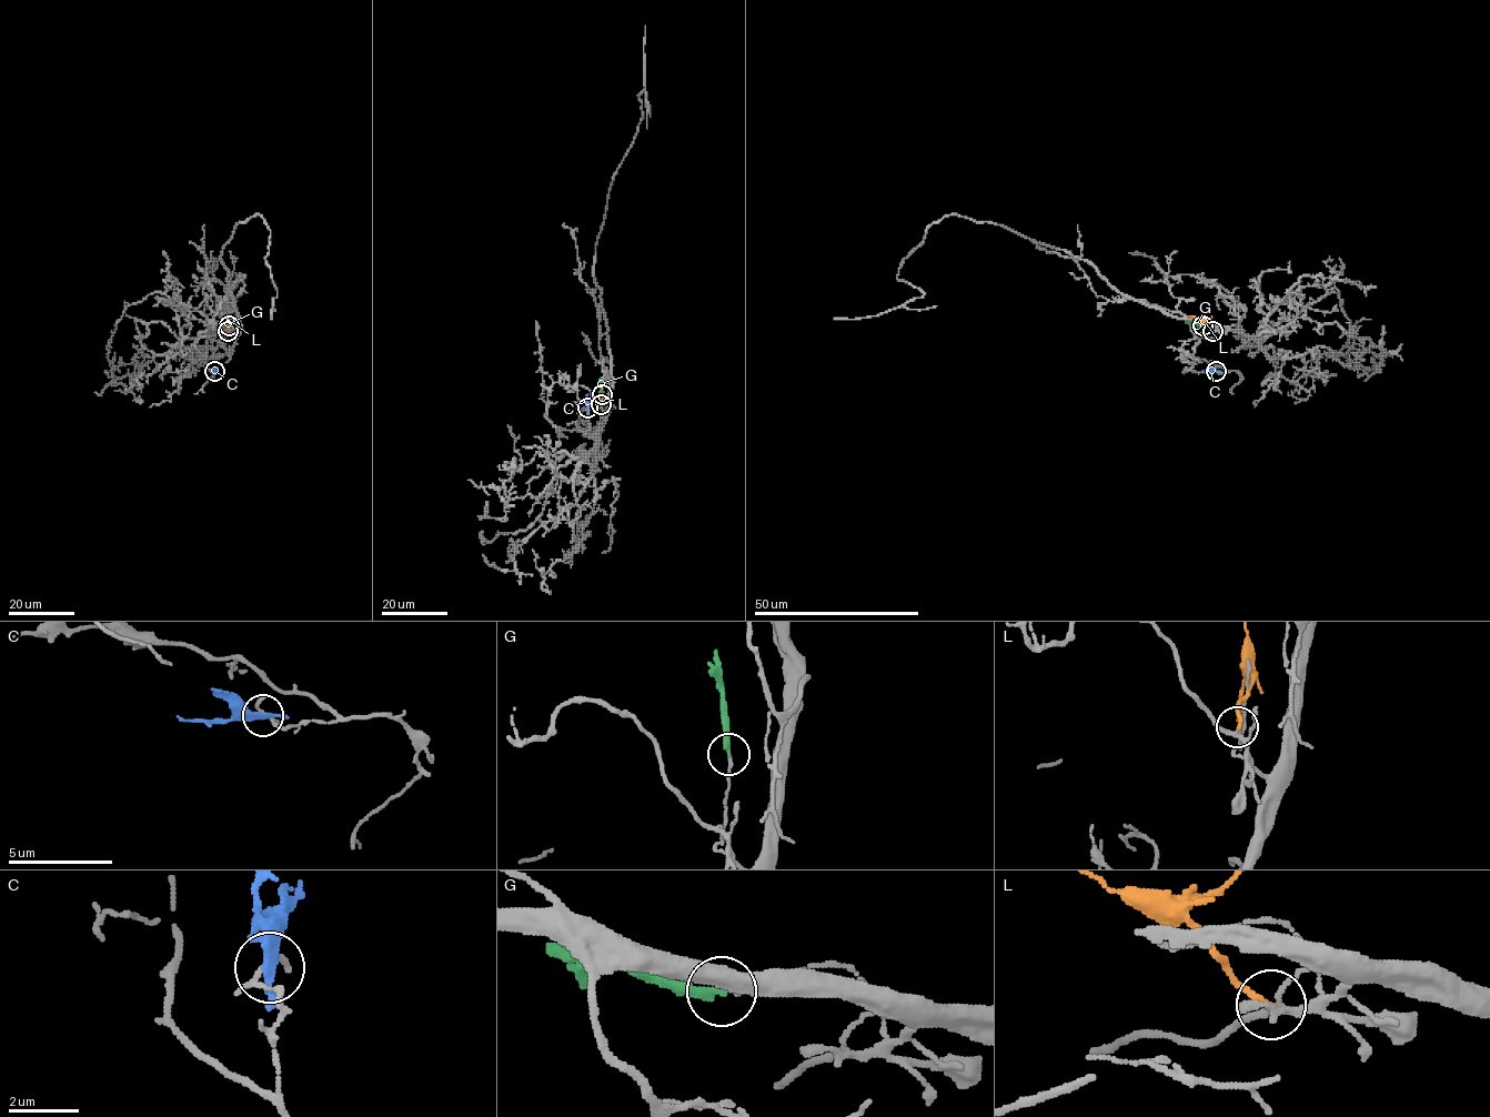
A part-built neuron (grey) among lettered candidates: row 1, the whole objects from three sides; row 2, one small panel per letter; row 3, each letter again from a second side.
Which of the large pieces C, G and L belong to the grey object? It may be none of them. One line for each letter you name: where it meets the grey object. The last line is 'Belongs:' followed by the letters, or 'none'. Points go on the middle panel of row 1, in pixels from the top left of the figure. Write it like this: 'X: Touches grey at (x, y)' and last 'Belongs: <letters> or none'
Belongs: none

